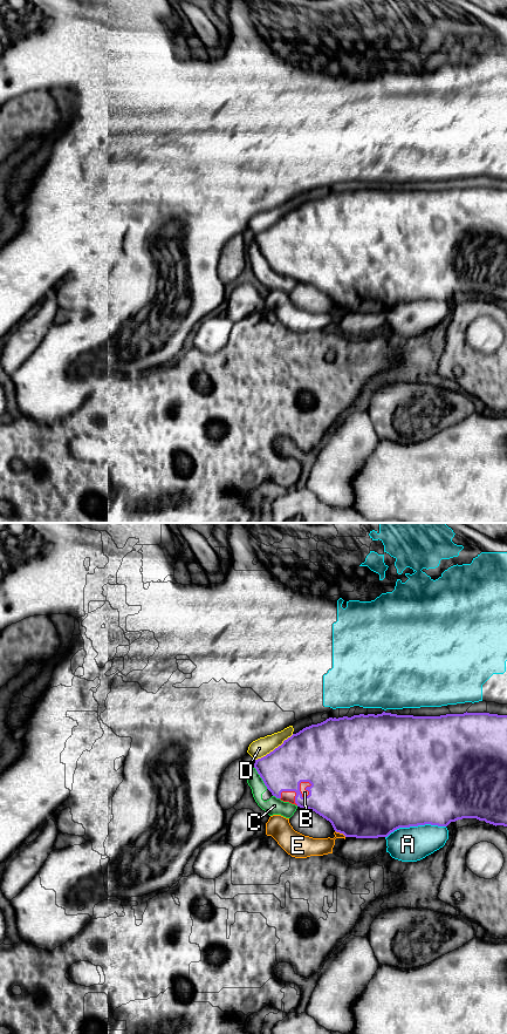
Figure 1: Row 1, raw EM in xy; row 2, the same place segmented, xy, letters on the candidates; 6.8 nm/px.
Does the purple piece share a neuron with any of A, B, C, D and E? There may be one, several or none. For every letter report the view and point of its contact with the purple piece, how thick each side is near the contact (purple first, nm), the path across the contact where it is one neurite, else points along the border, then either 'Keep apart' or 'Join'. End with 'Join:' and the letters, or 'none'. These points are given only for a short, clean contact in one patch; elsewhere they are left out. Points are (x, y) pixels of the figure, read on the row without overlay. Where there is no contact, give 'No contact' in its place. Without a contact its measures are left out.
A: Touches purple at xy (415, 300). Thickness 500 nm (purple) against 240 nm. Keep apart
B: Touches purple at xy (299, 262). Thickness 380 nm (purple) against 50 nm. Join
C: Touches purple at xy (260, 251). Thickness 300 nm (purple) against 120 nm. Keep apart
D: Touches purple at xy (275, 223). Thickness 360 nm (purple) against 130 nm. Boundary: xy (293, 209), (255, 235). Keep apart
E: Touches purple at xy (341, 307). Thickness 480 nm (purple) against 130 nm. Keep apart
Join: B

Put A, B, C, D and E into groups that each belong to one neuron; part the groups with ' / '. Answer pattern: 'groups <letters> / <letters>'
groups A E / B / C / D

